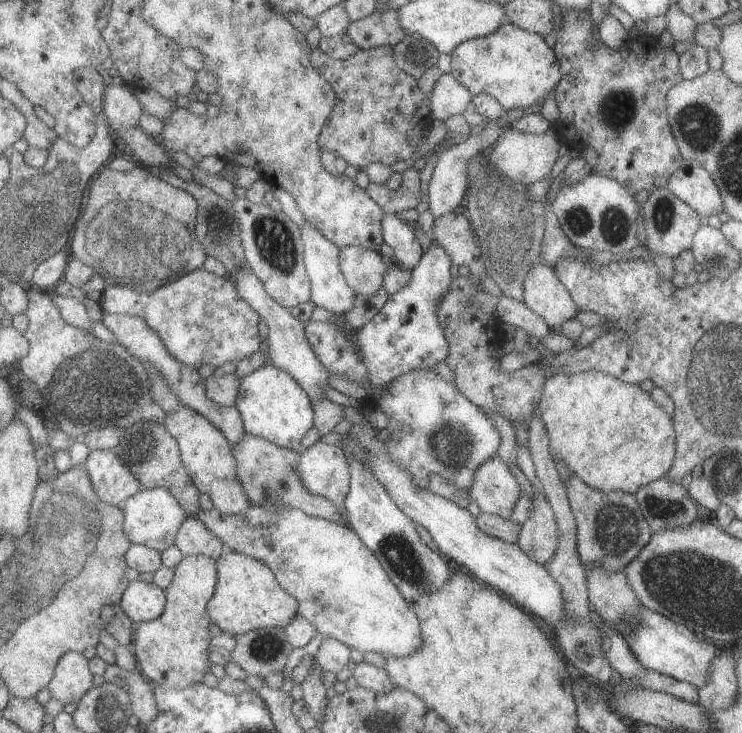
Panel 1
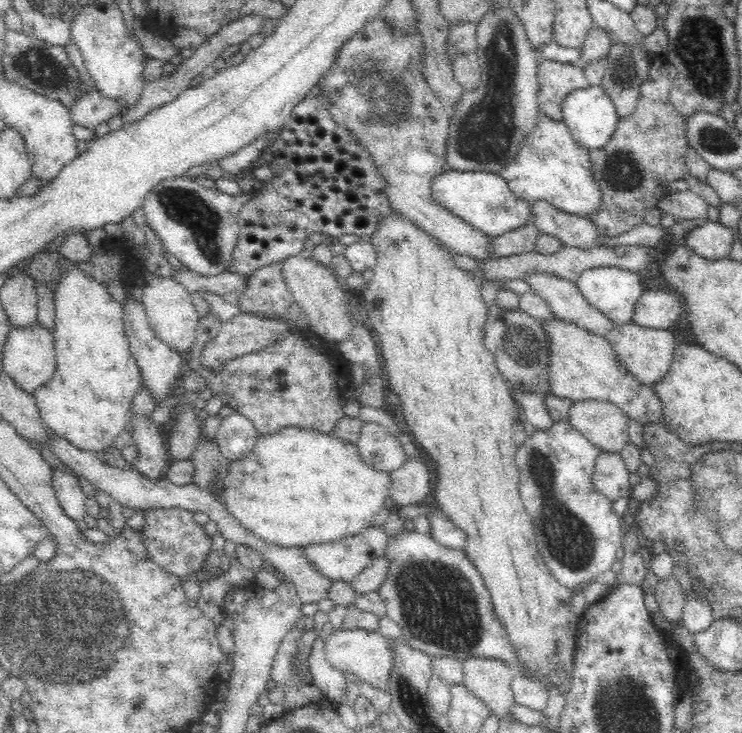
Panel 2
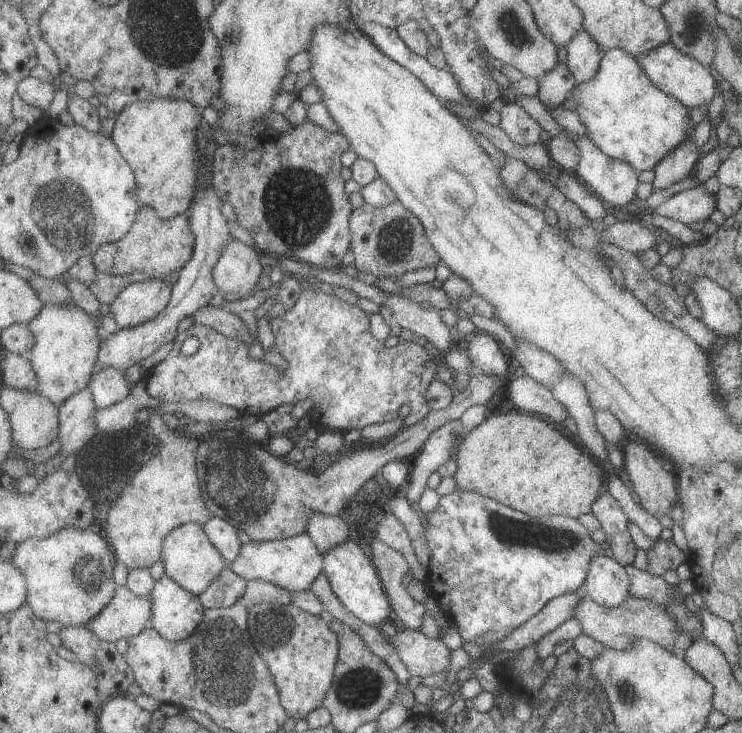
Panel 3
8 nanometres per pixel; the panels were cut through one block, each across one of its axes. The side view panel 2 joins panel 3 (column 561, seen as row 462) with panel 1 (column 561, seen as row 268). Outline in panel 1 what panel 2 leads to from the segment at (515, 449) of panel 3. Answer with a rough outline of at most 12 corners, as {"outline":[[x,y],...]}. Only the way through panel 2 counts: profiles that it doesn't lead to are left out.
{"outline":[[604,372],[549,374],[550,453],[594,490],[666,479],[674,418]]}

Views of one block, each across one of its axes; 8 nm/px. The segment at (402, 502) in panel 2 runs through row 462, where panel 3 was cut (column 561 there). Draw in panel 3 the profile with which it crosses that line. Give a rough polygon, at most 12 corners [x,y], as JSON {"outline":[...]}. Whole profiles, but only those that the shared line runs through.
{"outline":[[526,373],[504,388],[514,409],[554,424],[569,416],[550,389]]}

